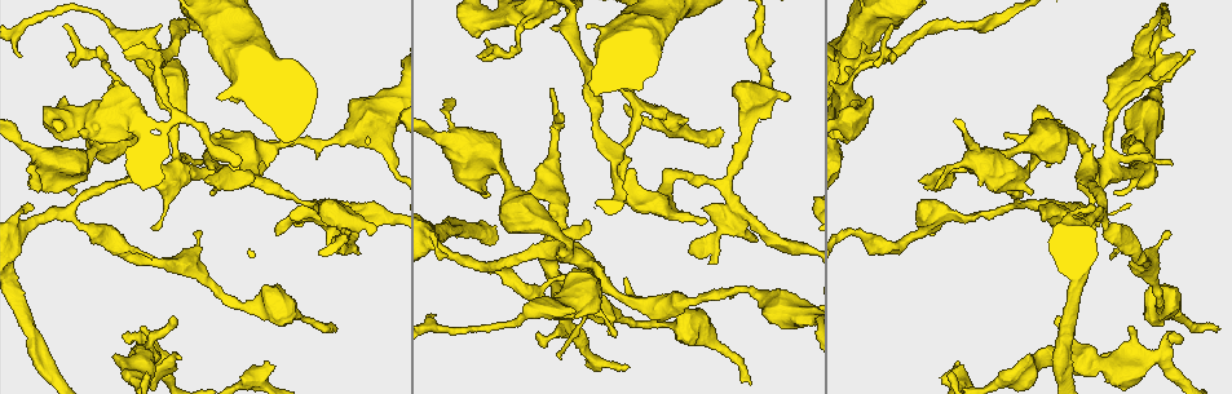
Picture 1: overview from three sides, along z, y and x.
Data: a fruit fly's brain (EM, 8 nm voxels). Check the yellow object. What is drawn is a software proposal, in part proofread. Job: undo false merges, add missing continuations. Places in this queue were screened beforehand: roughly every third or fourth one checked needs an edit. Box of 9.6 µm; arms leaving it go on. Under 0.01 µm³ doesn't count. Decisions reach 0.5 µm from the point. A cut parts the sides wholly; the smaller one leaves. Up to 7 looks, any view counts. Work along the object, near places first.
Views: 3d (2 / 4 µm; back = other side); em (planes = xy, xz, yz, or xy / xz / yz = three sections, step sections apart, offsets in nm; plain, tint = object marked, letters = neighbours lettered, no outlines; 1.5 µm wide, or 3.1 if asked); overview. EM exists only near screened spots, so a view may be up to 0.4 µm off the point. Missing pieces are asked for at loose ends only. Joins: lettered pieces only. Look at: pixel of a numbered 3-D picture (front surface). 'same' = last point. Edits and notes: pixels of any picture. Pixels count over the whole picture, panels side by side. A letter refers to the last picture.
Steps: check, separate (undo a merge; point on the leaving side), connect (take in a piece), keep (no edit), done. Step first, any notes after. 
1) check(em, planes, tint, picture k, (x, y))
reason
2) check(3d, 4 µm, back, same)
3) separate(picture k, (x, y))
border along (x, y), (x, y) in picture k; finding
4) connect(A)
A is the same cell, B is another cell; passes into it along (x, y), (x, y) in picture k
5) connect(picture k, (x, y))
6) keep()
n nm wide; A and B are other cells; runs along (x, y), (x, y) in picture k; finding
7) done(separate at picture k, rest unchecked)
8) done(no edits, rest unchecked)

check(em, planes, tint, picture 1, (205, 182))
branch stops here

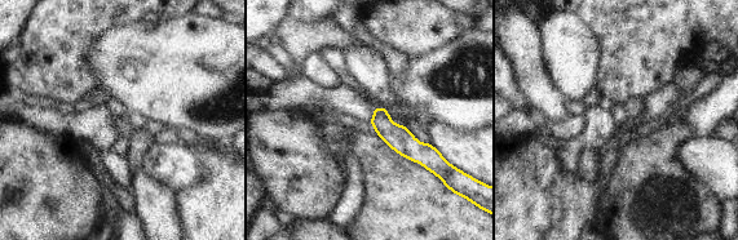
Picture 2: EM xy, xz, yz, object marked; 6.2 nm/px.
check(em, planes, letters, same)

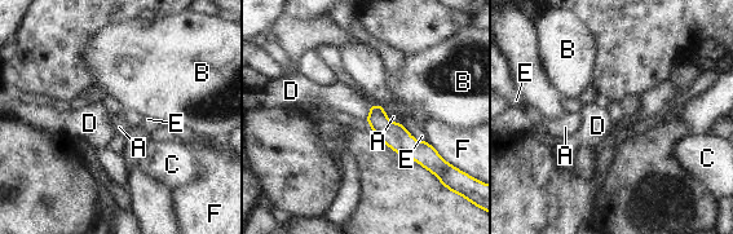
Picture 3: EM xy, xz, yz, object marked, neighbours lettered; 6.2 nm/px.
keep()
140 nm wide; A, B, C, D, E and F are other cells; runs along (372, 109), (403, 144), (432, 157) in picture 3; none of them fits

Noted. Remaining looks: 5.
check(3d, 2 µm, picture 1, (771, 118))
branch stops here

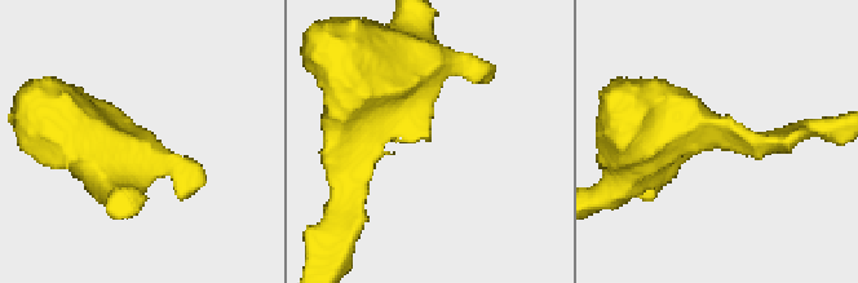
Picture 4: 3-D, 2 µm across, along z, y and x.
check(em, planes, plain, picture 4, (428, 138))
shape alone is not enough

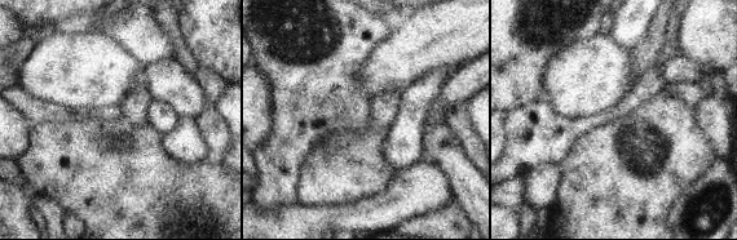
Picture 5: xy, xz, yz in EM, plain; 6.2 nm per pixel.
check(em, planes, letters, same)

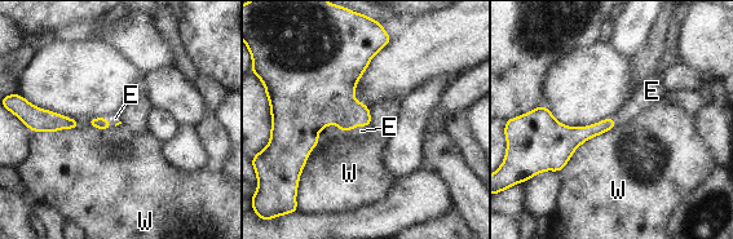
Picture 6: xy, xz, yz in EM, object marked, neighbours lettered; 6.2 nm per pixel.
connect(E)
E is the same cell, W is another cell; passes into it along (326, 97), (352, 128), (361, 131) in picture 6; the neuron continues

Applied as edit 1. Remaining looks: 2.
check(em, yz, step 8, tint, picture 1, (389, 165))
sudden change in width

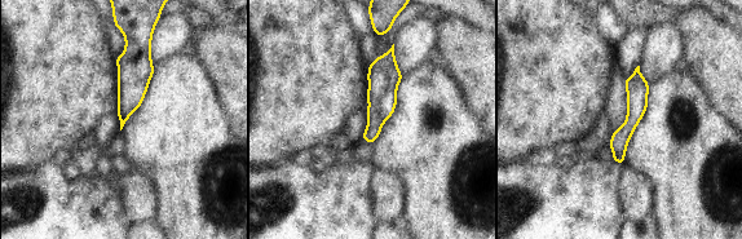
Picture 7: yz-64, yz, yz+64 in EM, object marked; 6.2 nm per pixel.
check(em, xz, step 8, letters, same)

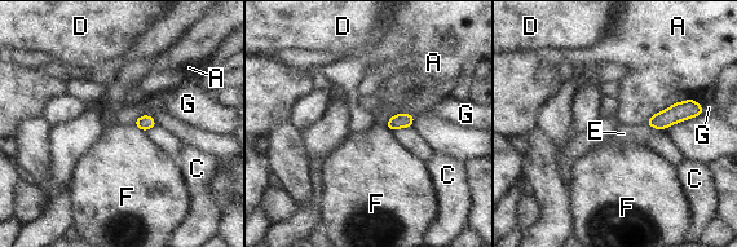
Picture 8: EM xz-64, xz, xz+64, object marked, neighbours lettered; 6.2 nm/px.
keep()
A, C, D, E, F and G are other cells; all the same neuron

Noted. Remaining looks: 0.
done(connect at picture 6, rest unchecked)

